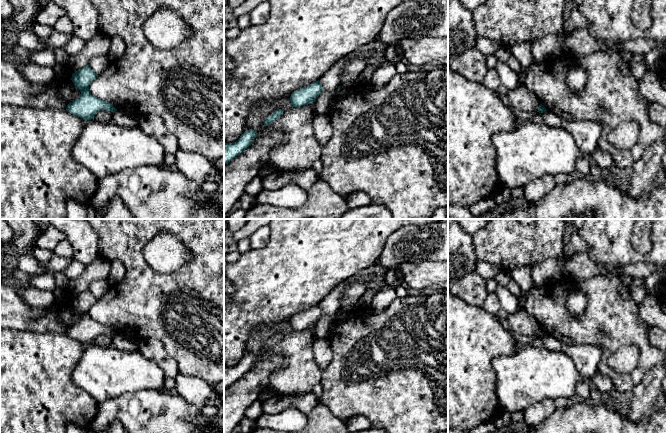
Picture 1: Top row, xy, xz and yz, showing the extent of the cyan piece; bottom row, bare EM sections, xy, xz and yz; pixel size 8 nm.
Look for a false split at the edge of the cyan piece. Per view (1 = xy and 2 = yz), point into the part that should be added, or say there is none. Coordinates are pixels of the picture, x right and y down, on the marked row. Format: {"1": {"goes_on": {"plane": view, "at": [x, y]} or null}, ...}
{"1": {"goes_on": null}, "2": {"goes_on": null}}

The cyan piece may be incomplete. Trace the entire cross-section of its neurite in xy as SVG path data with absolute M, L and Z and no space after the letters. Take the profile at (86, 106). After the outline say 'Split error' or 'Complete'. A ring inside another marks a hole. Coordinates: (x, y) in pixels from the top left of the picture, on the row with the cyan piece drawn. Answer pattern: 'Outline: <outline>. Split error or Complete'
Outline: M87 65L72 74L72 82L80 90L80 96L69 103L66 110L83 120L94 119L100 110L116 112L117 109L107 101L91 94L89 85L98 75Z. Complete

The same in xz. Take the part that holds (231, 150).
Outline: M249 129L245 131L236 142L224 142L224 164L228 164L243 151L245 151L249 146L251 146L256 135L256 130Z. Complete

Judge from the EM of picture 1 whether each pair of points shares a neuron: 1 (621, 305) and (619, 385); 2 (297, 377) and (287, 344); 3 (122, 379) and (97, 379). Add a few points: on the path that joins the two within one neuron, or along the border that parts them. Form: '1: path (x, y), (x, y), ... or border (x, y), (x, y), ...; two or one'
1: path (609, 325), (609, 345), (604, 357), (604, 365); one
2: path (297, 369), (297, 354), (295, 352); one
3: path (116, 379), (103, 379); one

